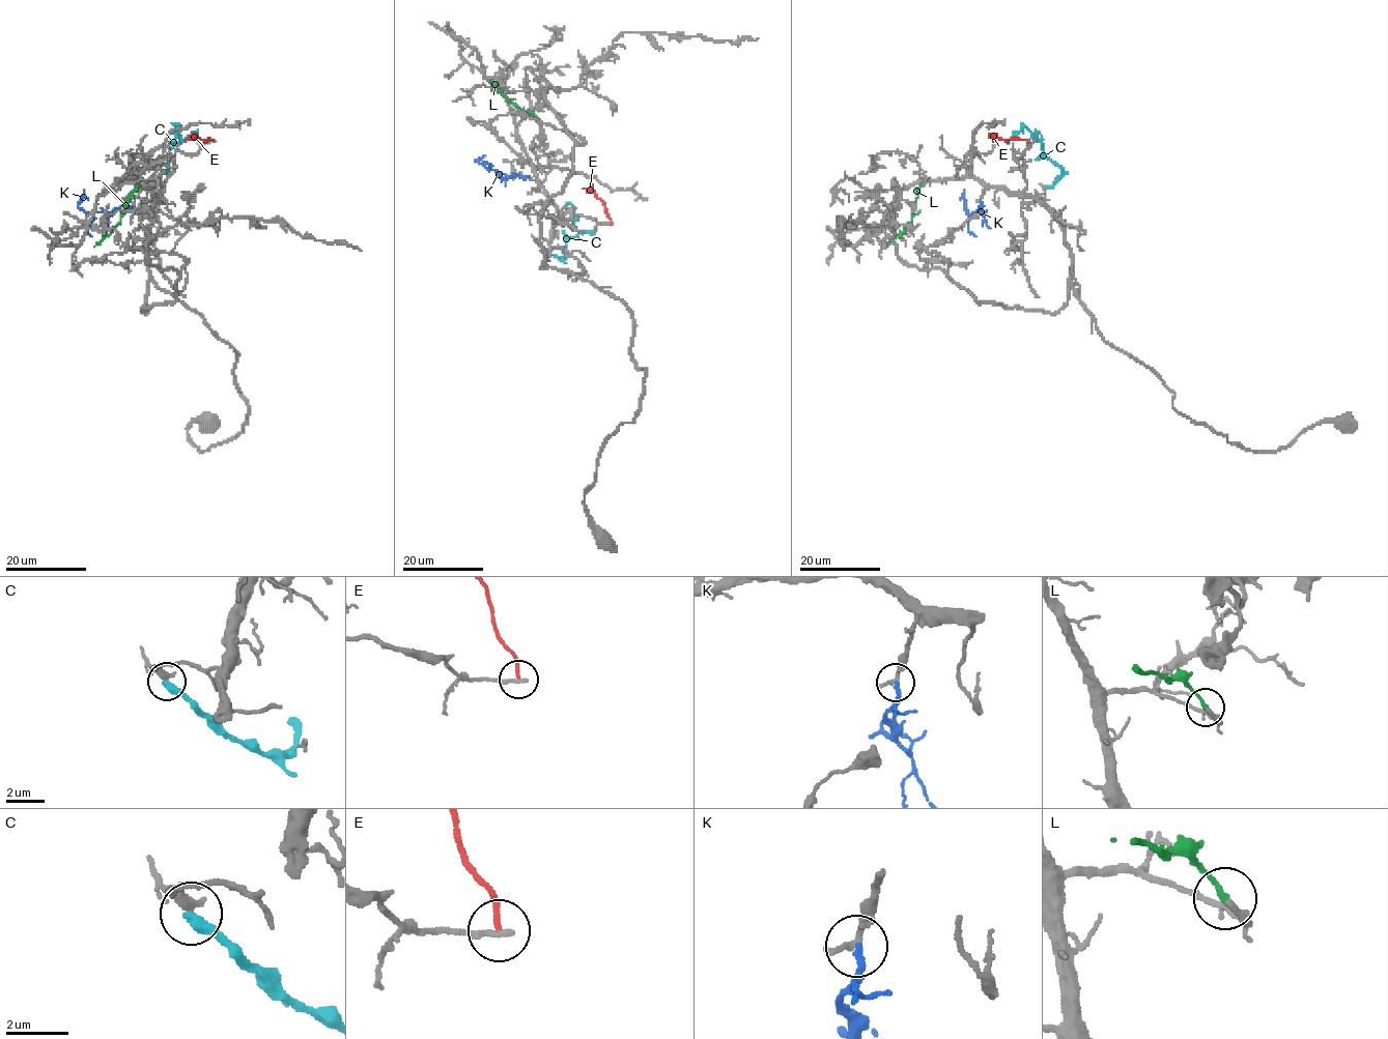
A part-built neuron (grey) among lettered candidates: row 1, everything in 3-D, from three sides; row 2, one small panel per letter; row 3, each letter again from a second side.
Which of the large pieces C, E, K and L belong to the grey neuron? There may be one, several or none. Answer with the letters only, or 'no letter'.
K, L

